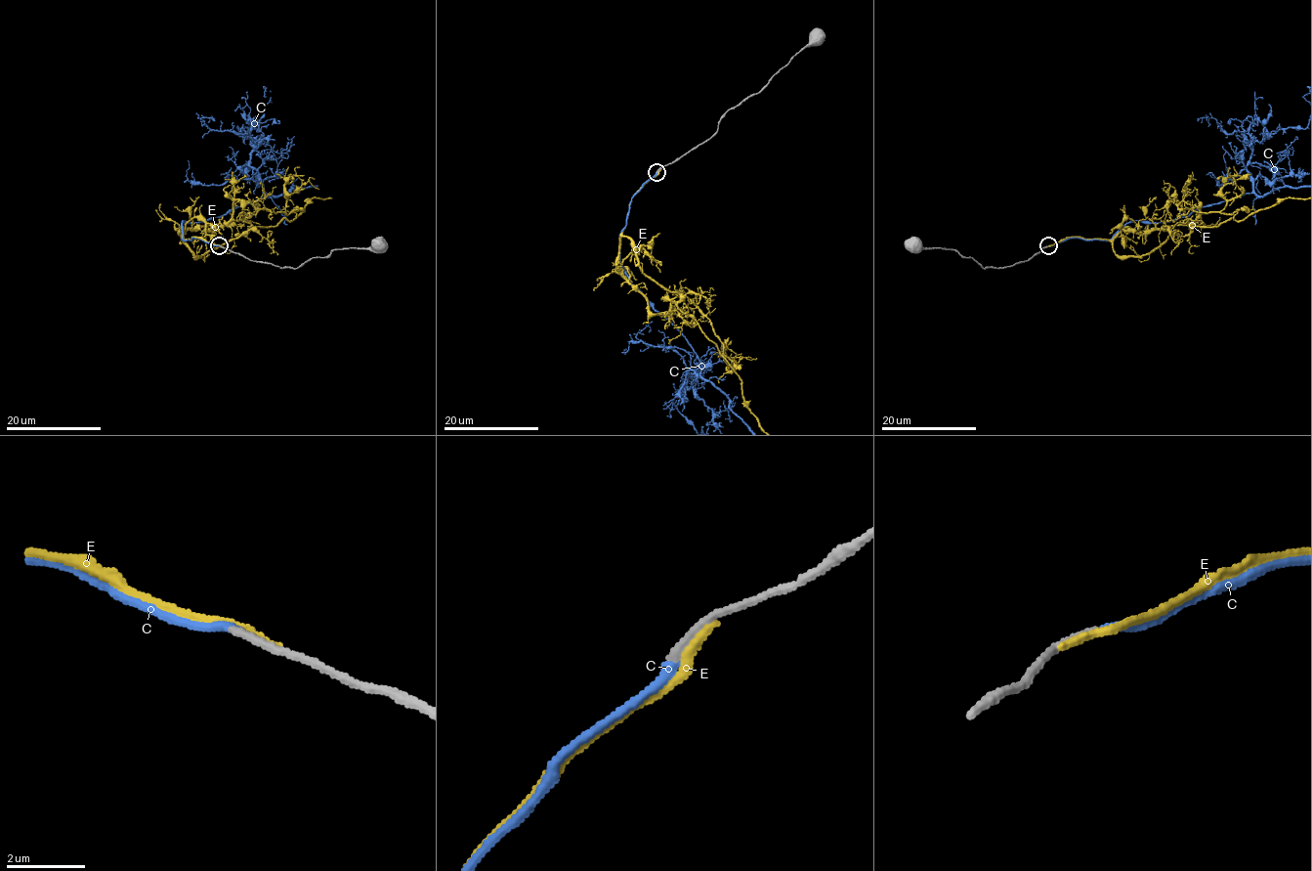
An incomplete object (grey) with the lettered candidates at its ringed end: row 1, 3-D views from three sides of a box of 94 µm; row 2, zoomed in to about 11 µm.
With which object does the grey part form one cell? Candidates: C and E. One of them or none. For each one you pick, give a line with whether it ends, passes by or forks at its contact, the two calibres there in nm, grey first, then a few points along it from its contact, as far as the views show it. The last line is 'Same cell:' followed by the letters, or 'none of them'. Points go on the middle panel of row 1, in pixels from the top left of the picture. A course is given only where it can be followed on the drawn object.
C: it ends | 220/260 nm
Same cell: C

